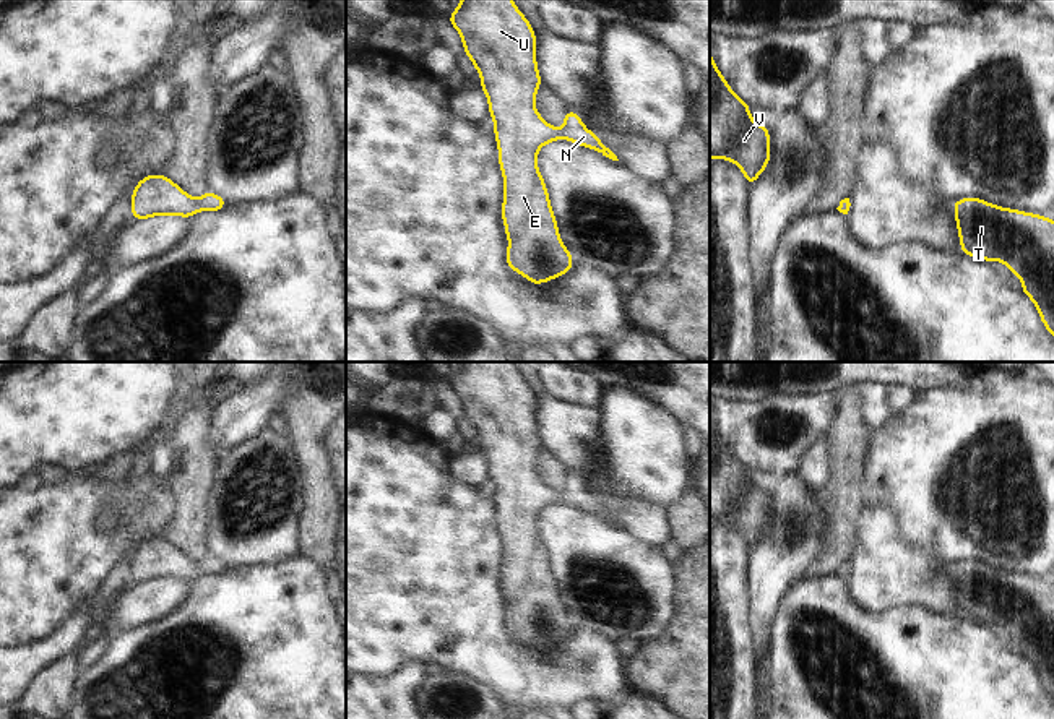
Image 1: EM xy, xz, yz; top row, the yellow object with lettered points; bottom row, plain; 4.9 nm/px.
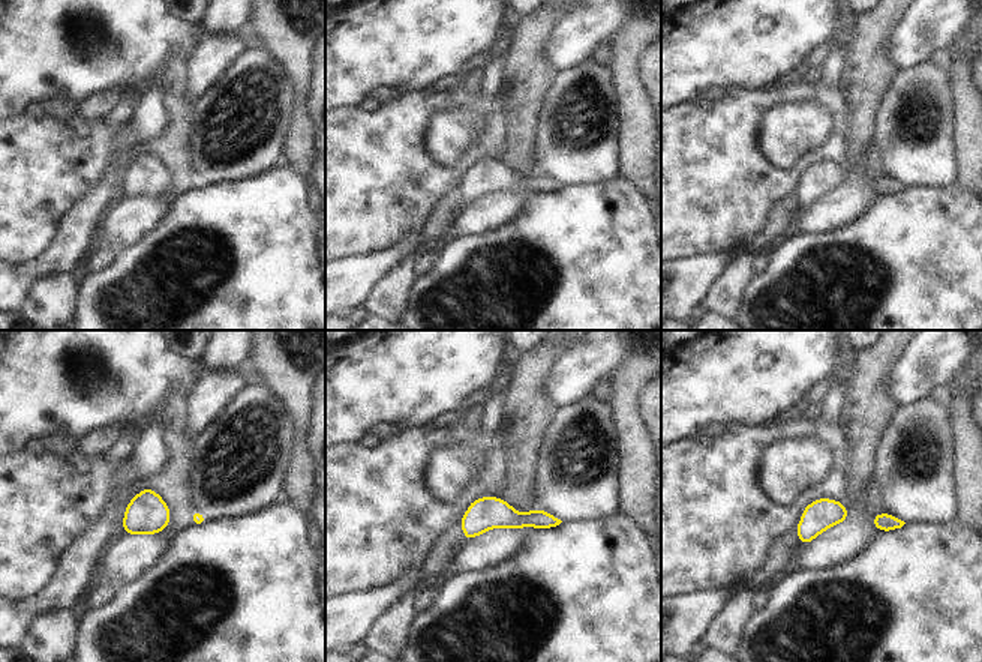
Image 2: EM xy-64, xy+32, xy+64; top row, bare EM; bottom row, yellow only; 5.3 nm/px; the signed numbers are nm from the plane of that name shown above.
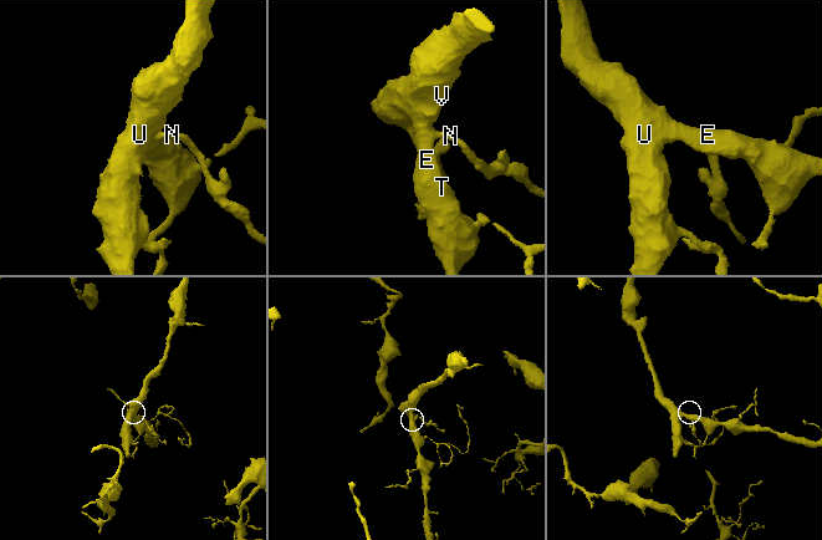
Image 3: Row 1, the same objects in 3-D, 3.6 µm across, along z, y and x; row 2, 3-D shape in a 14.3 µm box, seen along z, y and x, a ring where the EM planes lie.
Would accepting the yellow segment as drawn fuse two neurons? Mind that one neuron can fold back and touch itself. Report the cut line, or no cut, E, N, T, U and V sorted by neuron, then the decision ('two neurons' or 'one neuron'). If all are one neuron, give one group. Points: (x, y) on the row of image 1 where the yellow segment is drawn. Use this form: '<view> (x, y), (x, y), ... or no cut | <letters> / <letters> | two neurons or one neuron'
no cut | E N T U V | one neuron

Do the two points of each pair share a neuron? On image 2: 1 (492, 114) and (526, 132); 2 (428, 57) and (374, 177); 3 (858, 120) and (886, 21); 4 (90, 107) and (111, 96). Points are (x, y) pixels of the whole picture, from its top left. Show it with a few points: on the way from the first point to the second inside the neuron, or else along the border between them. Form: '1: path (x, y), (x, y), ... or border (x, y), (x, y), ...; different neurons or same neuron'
1: border (502, 93), (505, 149), (499, 156); different neurons
2: border (426, 89), (401, 93); different neurons
3: path (864, 96), (868, 45); same neuron
4: path (95, 107), (107, 101); same neuron

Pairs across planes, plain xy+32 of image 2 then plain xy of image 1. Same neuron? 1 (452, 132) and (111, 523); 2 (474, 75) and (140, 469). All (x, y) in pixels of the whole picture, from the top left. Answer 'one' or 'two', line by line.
1: one
2: one

